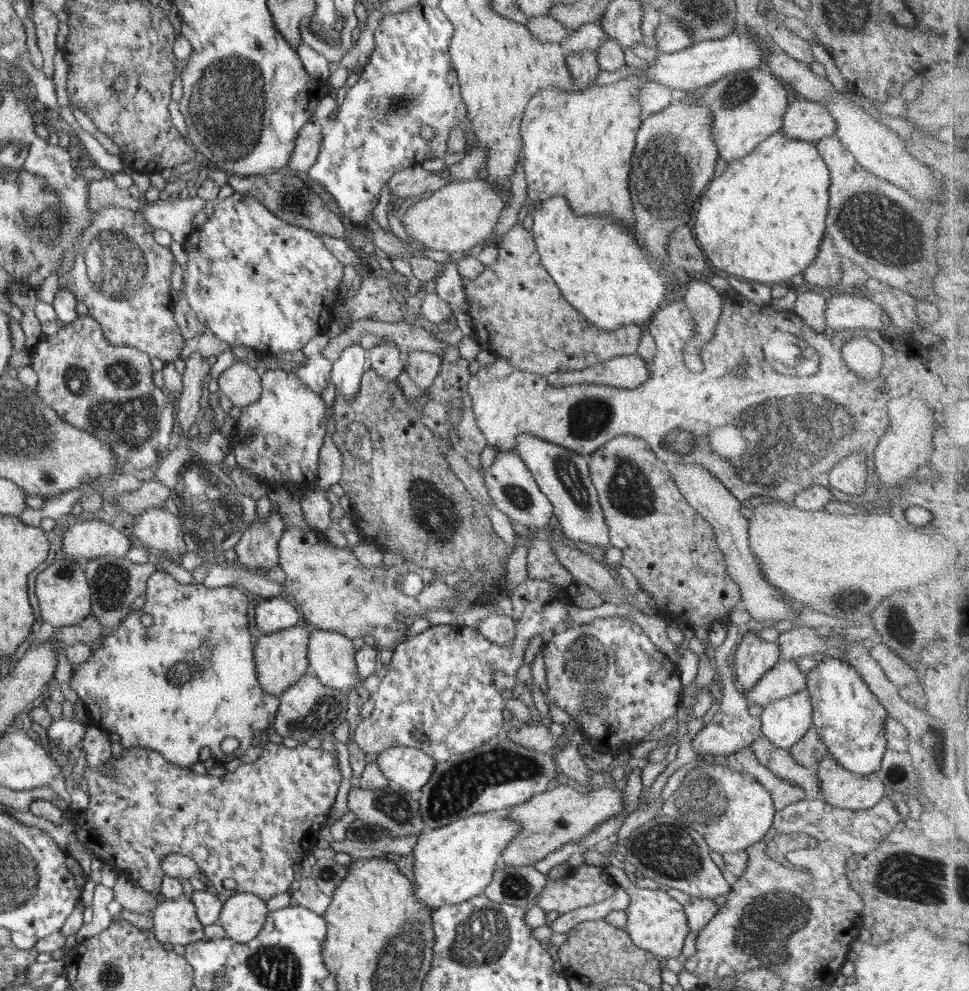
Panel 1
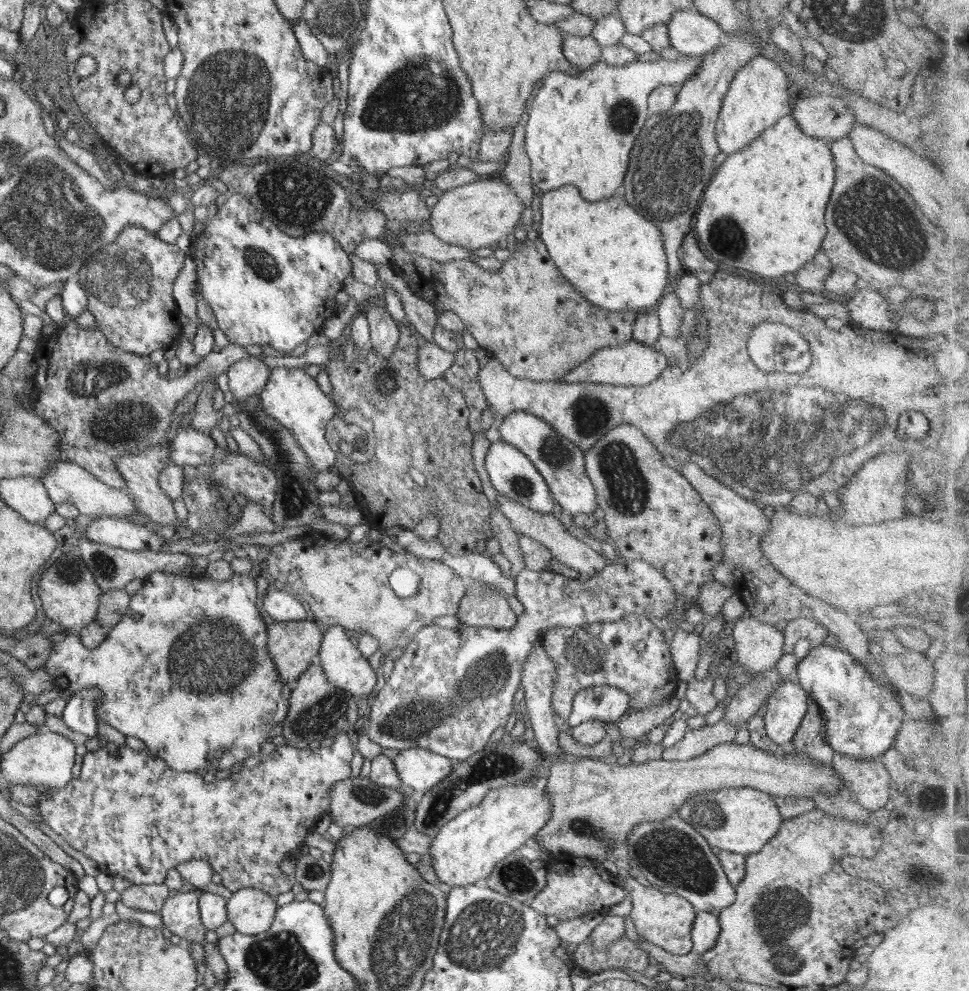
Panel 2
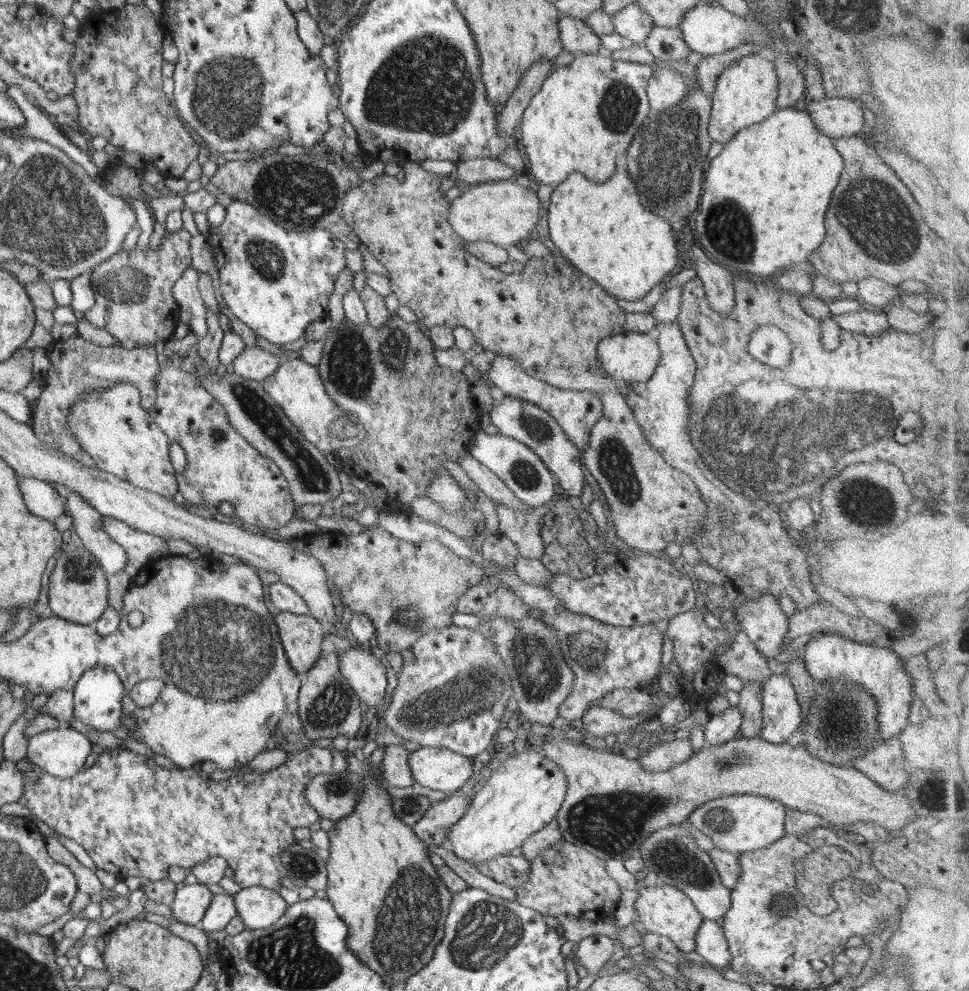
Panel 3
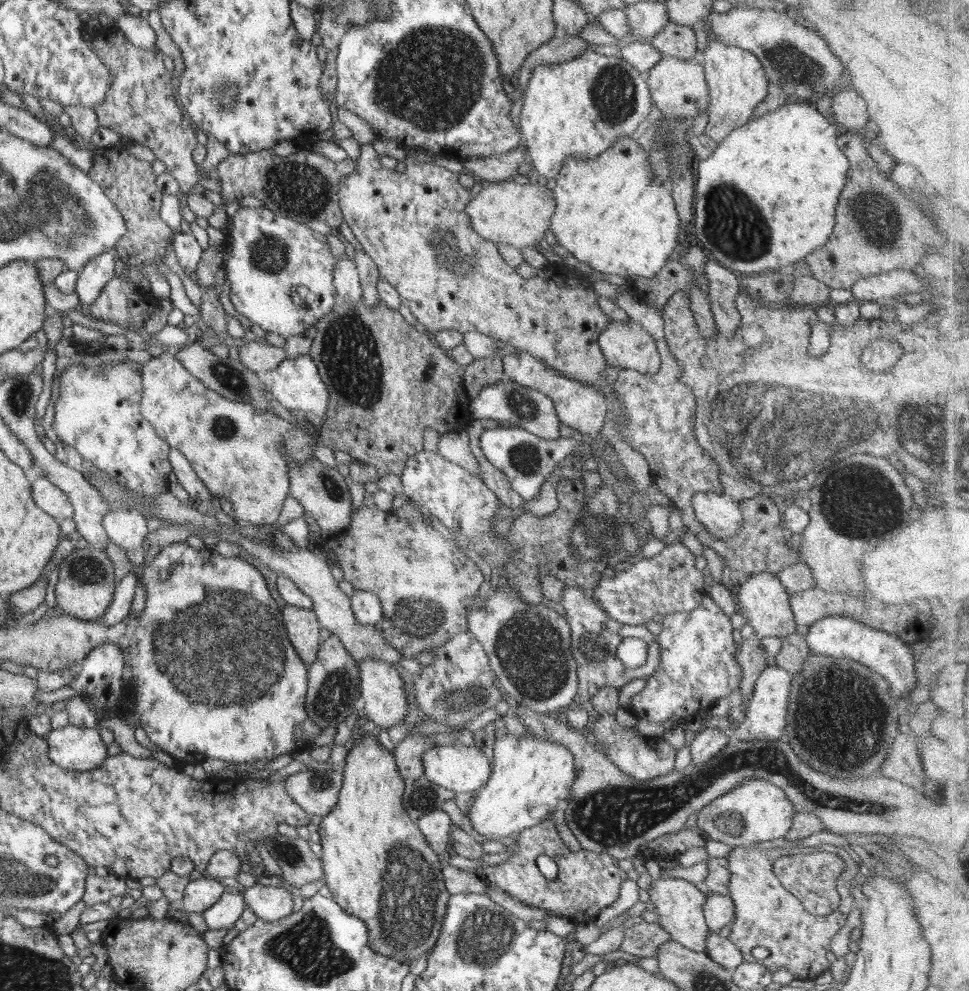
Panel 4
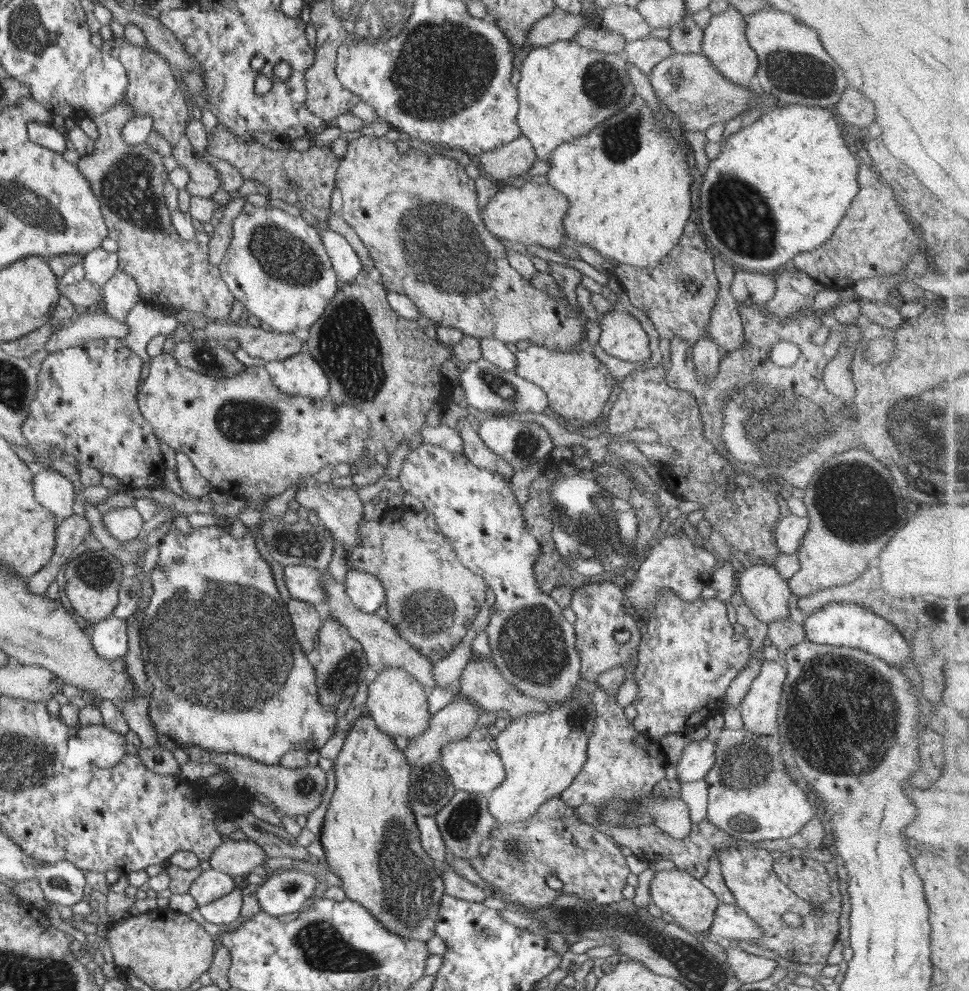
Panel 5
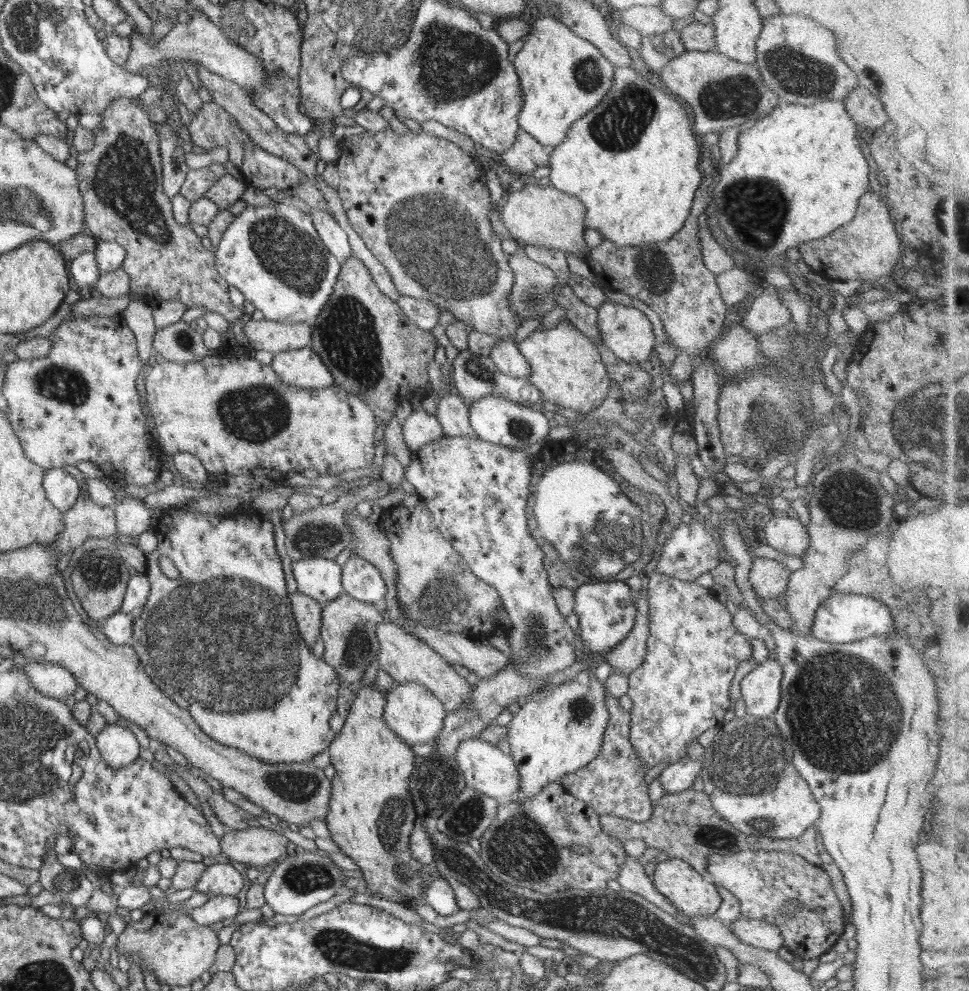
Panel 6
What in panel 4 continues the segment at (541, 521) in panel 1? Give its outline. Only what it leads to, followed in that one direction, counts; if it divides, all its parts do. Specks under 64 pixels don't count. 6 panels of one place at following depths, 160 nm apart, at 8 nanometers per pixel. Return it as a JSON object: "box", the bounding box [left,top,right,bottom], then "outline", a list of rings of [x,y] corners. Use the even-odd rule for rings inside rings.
{"box":[480,427,583,501],"outline":[[[522,427],[486,429],[480,437],[480,448],[485,457],[501,471],[505,472],[512,488],[524,500],[532,501],[540,494],[540,486],[552,474],[552,471],[568,454],[578,452],[578,446],[583,442],[572,437],[544,440]]]}

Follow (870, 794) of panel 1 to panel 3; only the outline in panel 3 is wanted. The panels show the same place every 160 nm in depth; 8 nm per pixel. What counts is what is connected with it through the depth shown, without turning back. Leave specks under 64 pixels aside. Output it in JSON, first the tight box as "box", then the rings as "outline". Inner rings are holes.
{"box":[853,737,910,791],"outline":[[[892,737],[887,742],[876,744],[872,750],[868,751],[868,754],[855,758],[853,766],[868,776],[868,778],[871,778],[875,783],[883,786],[887,791],[900,791],[905,788],[910,779],[910,771],[906,768],[904,760],[901,746],[898,745],[896,737]]]}

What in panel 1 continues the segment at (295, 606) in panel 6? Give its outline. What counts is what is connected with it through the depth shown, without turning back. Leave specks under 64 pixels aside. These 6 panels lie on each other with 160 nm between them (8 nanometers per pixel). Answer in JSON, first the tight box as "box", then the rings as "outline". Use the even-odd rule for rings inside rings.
{"box":[254,624,310,696],"outline":[[[298,624],[275,633],[262,635],[256,642],[254,654],[258,682],[267,693],[280,696],[310,671],[307,657],[310,633],[305,625]]]}

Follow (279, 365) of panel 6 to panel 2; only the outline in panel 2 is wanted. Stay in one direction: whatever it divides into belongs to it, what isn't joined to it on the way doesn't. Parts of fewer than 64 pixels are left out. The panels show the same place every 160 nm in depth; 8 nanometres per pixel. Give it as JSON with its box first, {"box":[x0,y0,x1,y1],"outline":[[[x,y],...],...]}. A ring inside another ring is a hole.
{"box":[259,365,341,473],"outline":[[[281,365],[271,369],[269,379],[259,395],[267,415],[274,417],[294,435],[309,456],[311,467],[314,467],[319,473],[333,466],[336,457],[324,437],[324,431],[328,421],[338,414],[341,408],[334,399],[329,398],[318,387],[314,377],[307,374],[304,368]]]}

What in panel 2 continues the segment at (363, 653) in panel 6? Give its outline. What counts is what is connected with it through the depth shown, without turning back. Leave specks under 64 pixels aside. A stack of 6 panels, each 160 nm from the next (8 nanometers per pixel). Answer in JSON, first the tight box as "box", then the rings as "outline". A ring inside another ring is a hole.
{"box":[281,661,358,747],"outline":[[[315,661],[301,676],[292,684],[292,692],[289,698],[289,709],[286,720],[281,723],[283,734],[288,744],[297,747],[312,742],[322,741],[325,738],[335,738],[341,733],[348,732],[358,719],[358,707],[355,698],[344,689],[332,686],[322,670],[322,666]]]}

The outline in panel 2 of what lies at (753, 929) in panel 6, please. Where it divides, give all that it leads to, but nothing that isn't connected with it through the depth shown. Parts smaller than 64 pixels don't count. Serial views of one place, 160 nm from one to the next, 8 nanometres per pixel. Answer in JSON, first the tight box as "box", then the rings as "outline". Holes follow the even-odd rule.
{"box":[628,817,735,911],"outline":[[[680,817],[638,825],[628,837],[629,863],[636,866],[654,887],[683,896],[696,911],[722,910],[735,900],[735,886],[727,879],[709,842]]]}

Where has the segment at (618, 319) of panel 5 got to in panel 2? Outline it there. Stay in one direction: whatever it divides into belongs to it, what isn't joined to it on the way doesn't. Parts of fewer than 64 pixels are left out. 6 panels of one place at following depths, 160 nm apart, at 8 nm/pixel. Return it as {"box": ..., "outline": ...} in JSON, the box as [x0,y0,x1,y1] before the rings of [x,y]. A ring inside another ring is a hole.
{"box":[562,340,667,386],"outline":[[[636,340],[628,343],[615,344],[597,349],[588,360],[579,364],[566,374],[562,382],[566,383],[602,383],[620,386],[648,385],[663,374],[667,367],[667,360],[663,352],[658,352],[653,345],[645,345]]]}

